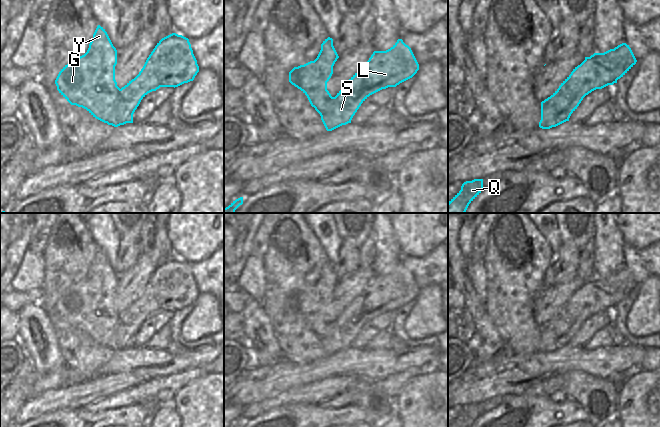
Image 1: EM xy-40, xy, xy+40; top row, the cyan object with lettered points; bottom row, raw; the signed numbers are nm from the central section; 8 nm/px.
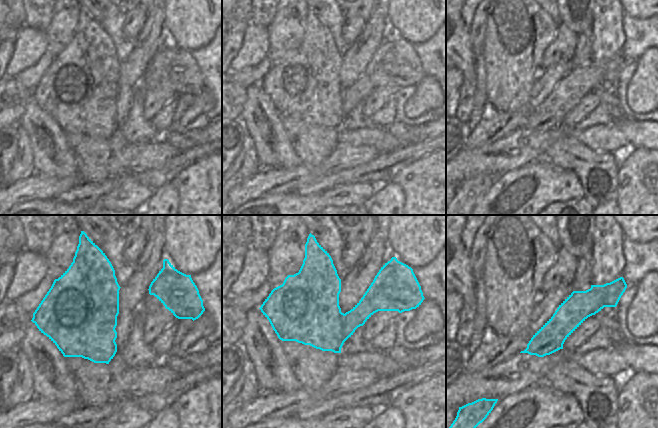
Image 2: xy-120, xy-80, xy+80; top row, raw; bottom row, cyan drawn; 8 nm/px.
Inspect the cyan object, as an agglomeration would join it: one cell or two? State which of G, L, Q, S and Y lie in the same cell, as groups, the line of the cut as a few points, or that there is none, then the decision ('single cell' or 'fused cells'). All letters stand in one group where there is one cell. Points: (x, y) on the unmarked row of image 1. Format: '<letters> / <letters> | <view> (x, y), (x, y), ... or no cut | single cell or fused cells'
G Y / L Q S | xy-40 (120, 313), (118, 325), (106, 346) | fused cells

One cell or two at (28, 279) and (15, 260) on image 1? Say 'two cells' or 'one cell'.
two cells

